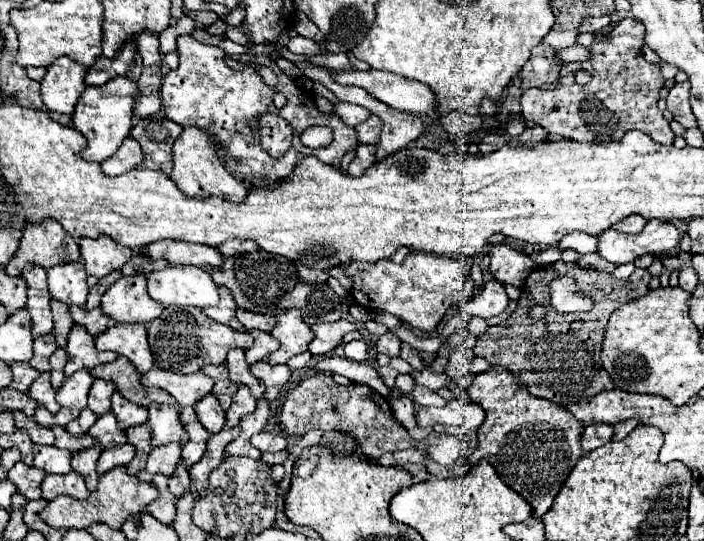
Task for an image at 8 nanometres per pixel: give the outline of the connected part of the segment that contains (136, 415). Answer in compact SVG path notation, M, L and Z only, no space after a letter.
M119 391L113 393L113 407L111 409L113 409L121 429L127 429L131 425L141 425L147 421L147 407L127 401Z

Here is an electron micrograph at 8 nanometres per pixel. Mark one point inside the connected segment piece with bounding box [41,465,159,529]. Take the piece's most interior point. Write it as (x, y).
(119, 495)

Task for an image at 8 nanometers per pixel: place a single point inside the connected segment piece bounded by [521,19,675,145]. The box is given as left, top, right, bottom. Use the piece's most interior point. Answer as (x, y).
(622, 95)

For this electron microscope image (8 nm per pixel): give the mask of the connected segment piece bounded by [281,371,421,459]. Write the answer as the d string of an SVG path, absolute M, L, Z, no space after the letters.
M327 371L301 381L291 391L283 405L281 425L285 433L291 435L303 435L311 429L347 431L355 439L359 439L357 451L371 459L379 459L387 451L415 449L421 443L413 439L399 421L395 421L385 397L371 391L367 385L337 385Z

